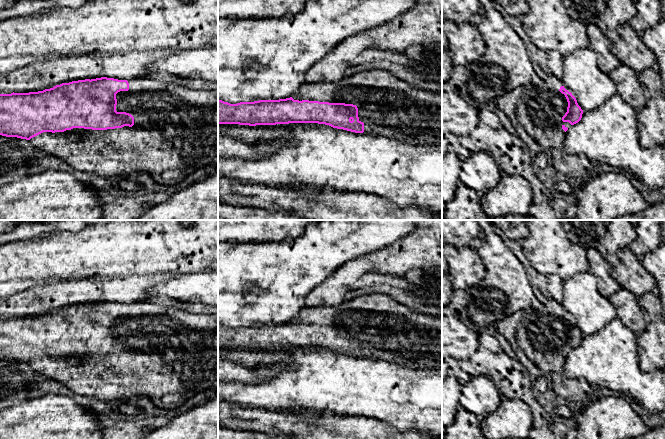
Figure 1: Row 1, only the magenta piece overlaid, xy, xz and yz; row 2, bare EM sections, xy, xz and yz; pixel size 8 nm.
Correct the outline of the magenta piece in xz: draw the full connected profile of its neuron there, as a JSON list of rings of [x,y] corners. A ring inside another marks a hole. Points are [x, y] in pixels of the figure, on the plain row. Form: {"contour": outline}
{"contour": [[[372,293],[337,306],[305,306],[290,322],[230,328],[218,324],[218,348],[276,349],[318,347],[355,357],[385,360],[411,369],[442,368],[442,320],[413,310],[383,293]]]}

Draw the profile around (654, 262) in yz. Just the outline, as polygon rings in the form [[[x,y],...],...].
[[[665,241],[646,253],[641,264],[656,280],[656,292],[660,297],[661,311],[665,321]]]

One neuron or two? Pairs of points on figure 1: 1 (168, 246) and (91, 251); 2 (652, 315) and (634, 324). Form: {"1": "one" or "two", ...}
{"1": "one", "2": "two"}

